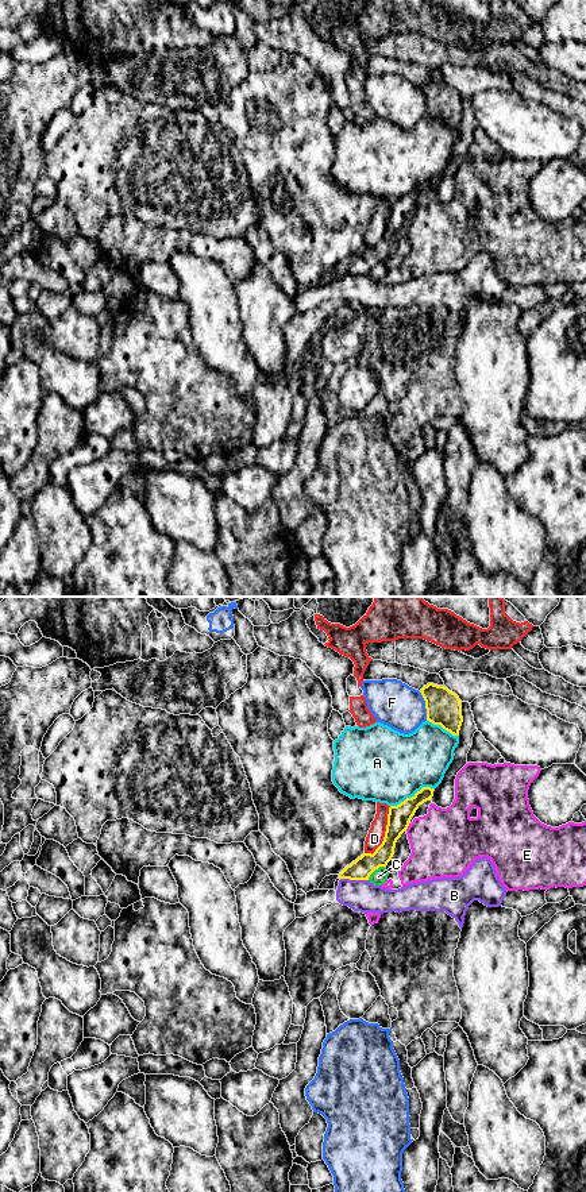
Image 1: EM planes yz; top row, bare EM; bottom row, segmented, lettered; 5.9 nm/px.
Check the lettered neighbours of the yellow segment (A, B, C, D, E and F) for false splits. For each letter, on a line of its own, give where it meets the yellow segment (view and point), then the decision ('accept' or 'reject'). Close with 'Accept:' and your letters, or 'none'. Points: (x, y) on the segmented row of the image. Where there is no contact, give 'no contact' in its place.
A: contact yz (412, 797); reject
B: contact yz (354, 879); reject
C: contact yz (374, 870); reject
D: contact yz (385, 833); reject
E: contact yz (407, 828); reject
F: contact yz (425, 706); reject
Accept: none

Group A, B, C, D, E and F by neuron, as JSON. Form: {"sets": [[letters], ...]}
{"sets": [["A"], ["B"], ["C"], ["D"], ["E"], ["F"]]}

